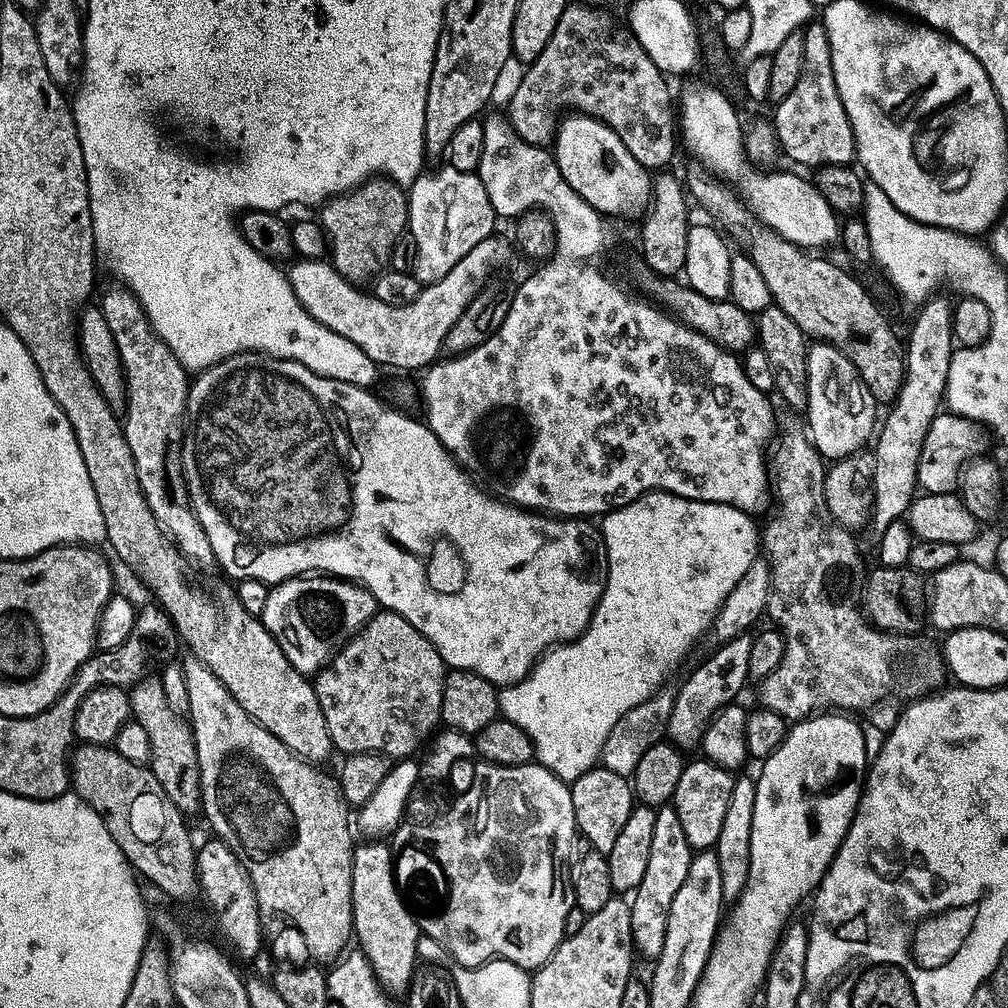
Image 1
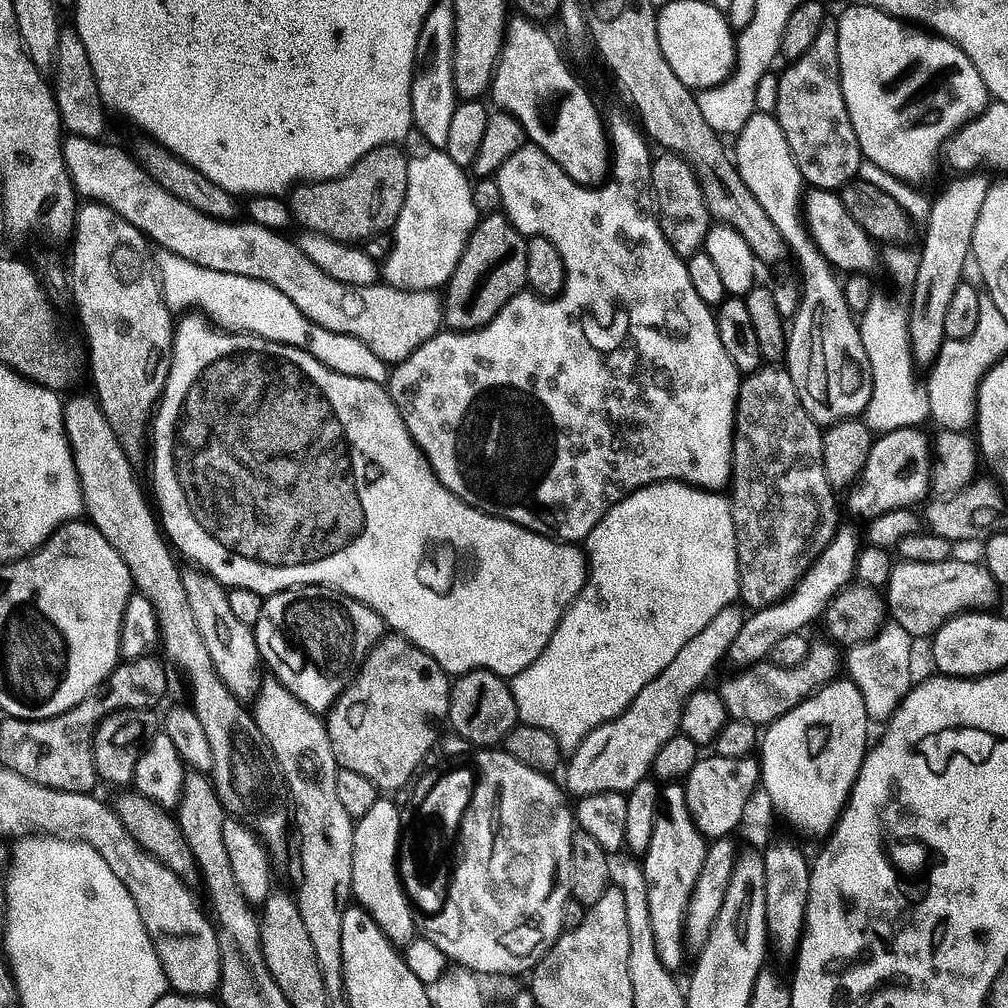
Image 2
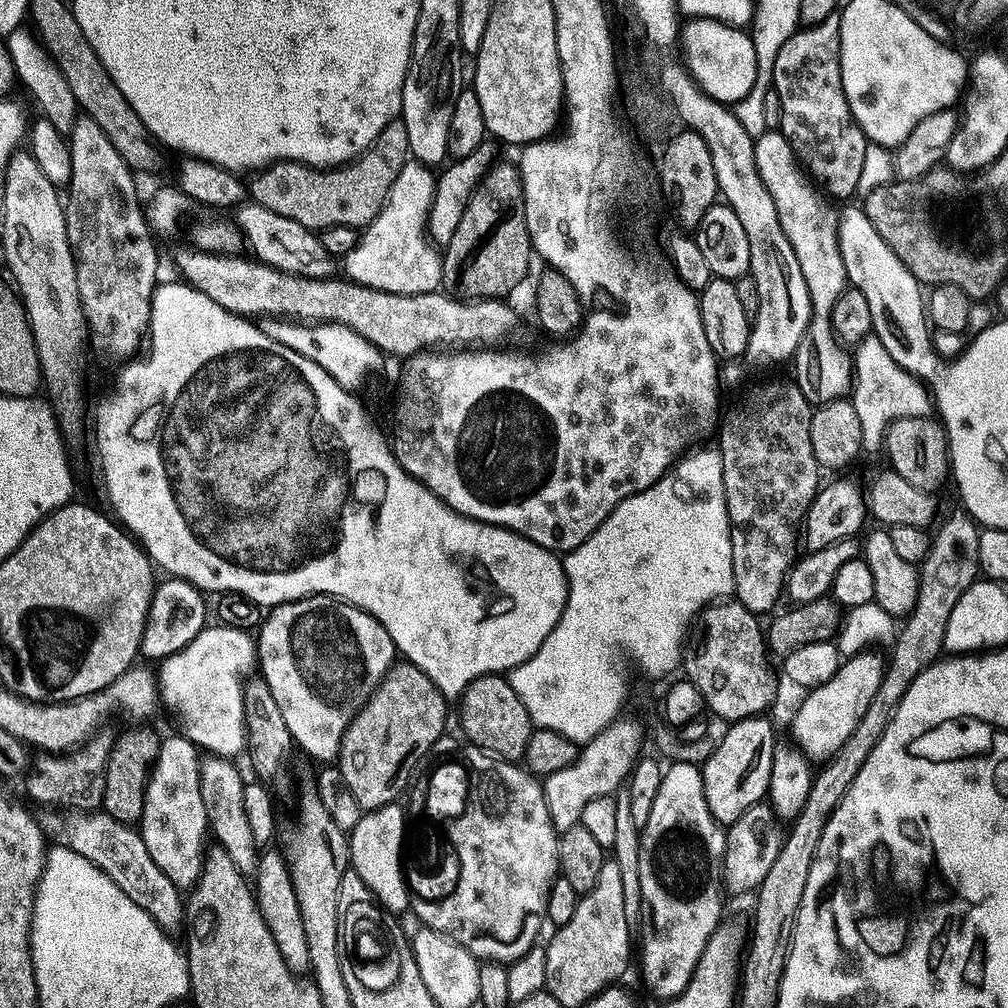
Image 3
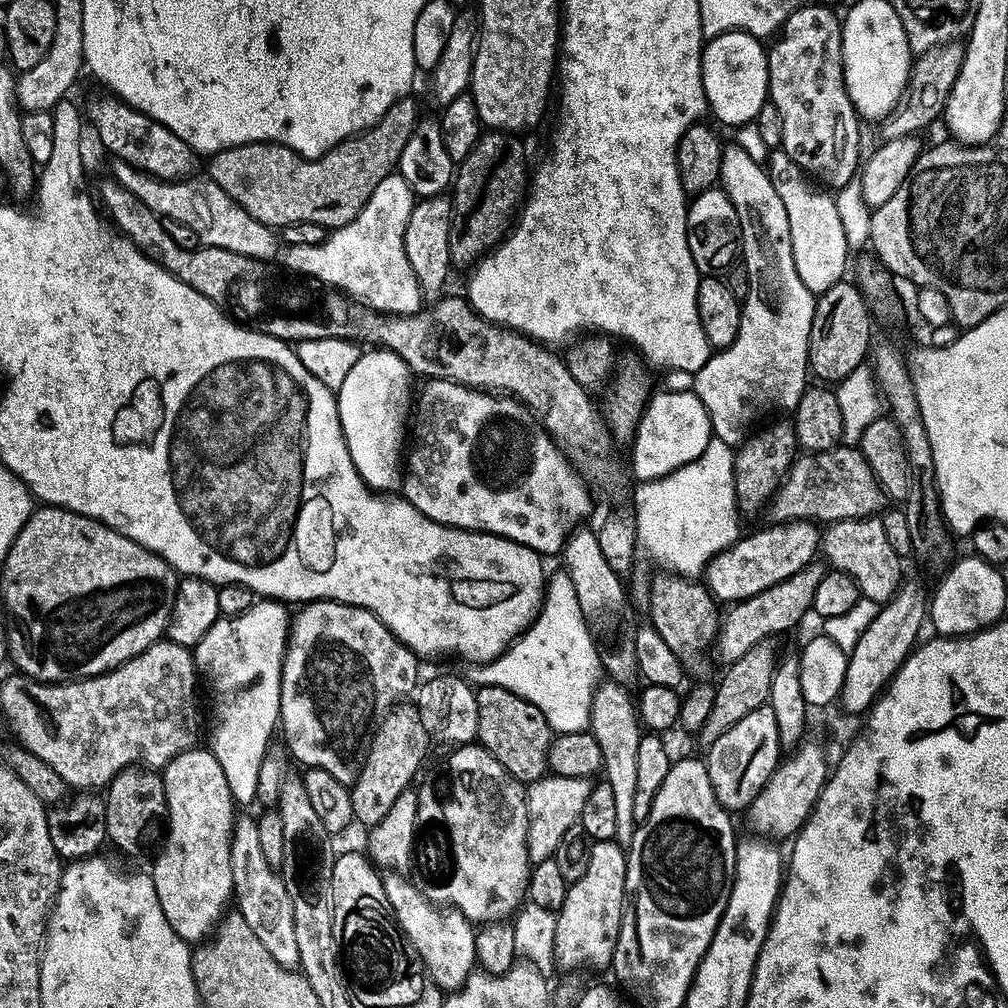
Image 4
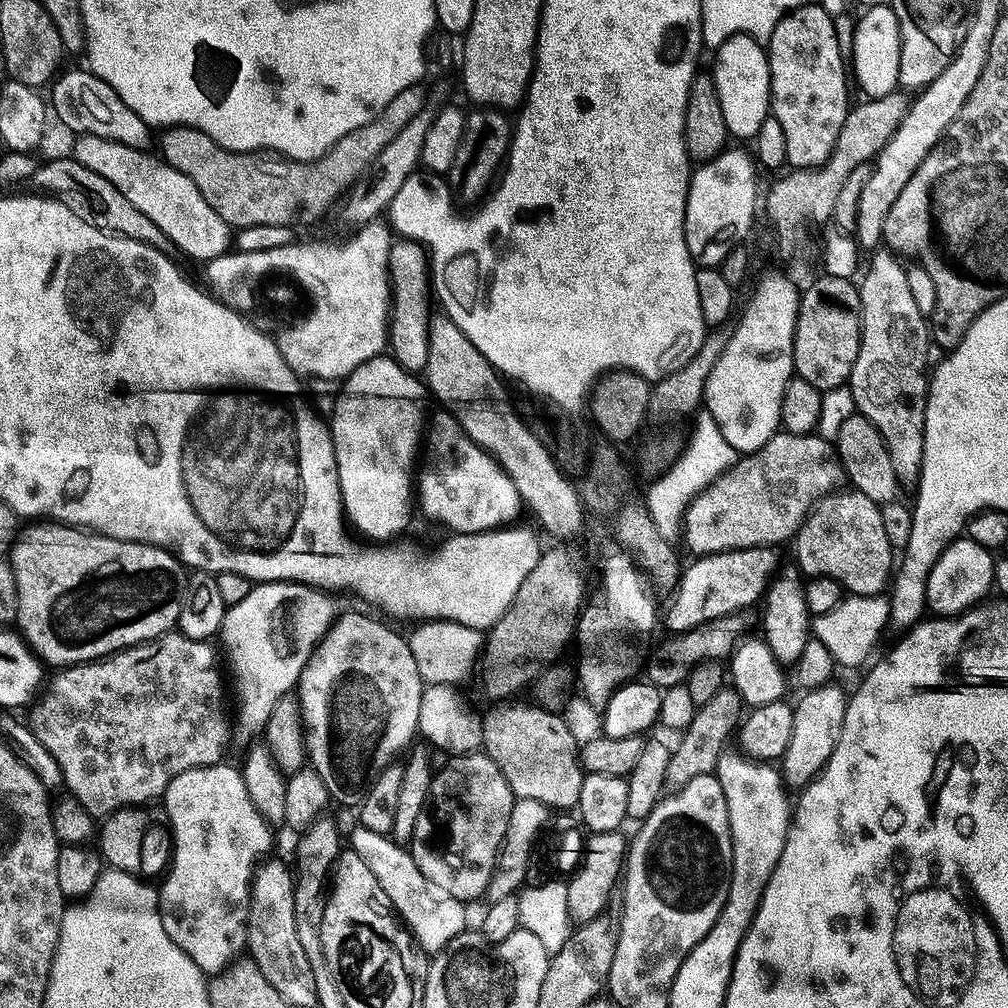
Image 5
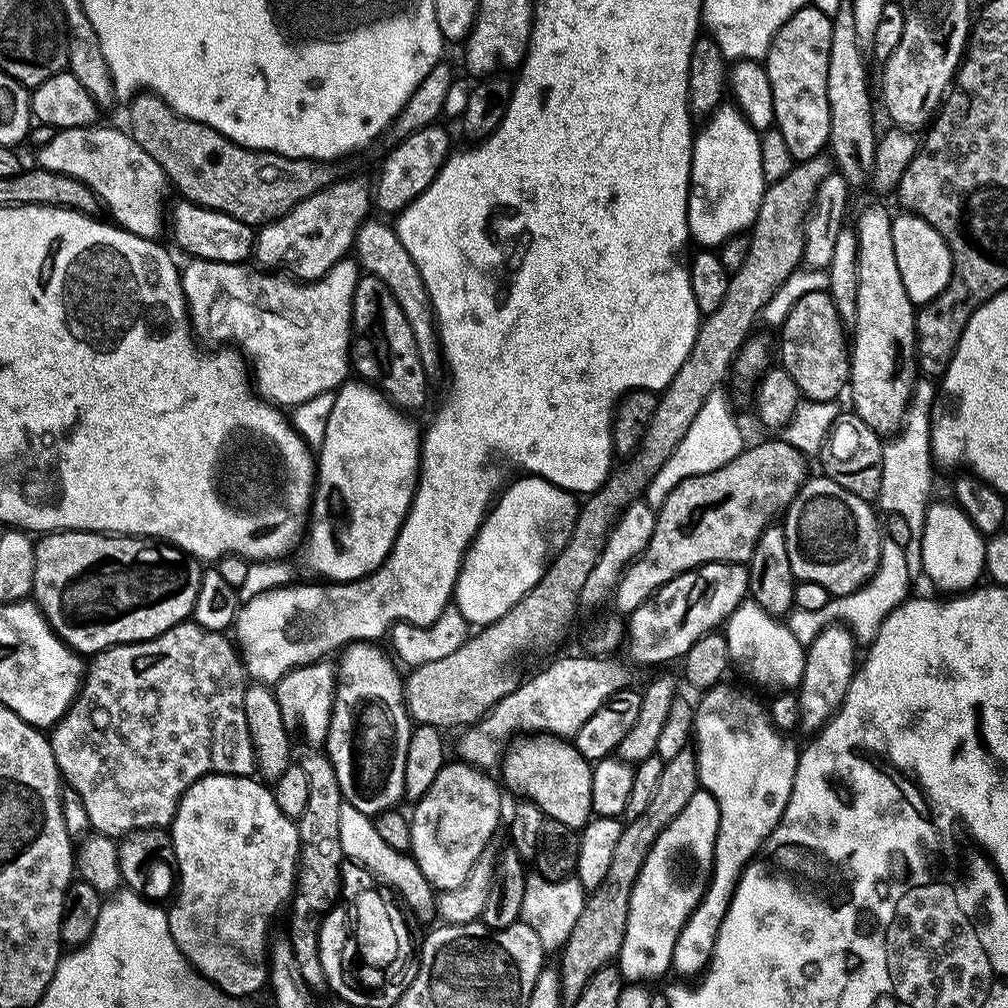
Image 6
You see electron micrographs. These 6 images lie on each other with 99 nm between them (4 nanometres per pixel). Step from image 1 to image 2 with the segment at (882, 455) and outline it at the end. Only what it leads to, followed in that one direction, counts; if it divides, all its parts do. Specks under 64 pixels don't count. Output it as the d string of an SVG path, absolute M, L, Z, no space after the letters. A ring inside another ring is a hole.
M964 174L937 198L936 204L931 205L931 216L926 223L926 238L924 248L920 250L920 264L917 278L912 285L912 304L909 309L908 335L912 343L912 357L919 367L931 367L937 360L941 348L947 341L945 322L951 299L958 286L964 282L964 268L971 259L974 227L982 214L982 206L986 202L986 194L990 187L990 180L983 174Z

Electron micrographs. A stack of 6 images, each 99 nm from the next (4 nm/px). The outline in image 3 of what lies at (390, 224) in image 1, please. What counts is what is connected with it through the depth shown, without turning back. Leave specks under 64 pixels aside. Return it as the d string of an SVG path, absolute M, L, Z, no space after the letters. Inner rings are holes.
M398 118L393 124L386 126L382 135L347 166L325 170L314 168L310 164L281 162L257 171L250 180L250 196L266 210L274 210L274 214L282 214L282 218L290 218L290 222L298 222L317 234L334 227L366 230L382 214L394 182L401 170L410 163L411 154L410 133L407 132L403 119Z

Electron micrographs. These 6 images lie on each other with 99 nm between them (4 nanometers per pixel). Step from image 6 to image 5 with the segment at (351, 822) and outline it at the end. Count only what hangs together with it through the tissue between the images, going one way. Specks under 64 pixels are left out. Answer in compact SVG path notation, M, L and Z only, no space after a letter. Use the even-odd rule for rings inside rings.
M362 826L356 828L352 834L351 849L373 871L388 898L388 903L412 933L421 951L430 956L439 955L452 944L453 940L467 931L469 927L467 905L430 882L422 874L422 870L418 869L412 854L403 845L399 845L391 837L376 834Z

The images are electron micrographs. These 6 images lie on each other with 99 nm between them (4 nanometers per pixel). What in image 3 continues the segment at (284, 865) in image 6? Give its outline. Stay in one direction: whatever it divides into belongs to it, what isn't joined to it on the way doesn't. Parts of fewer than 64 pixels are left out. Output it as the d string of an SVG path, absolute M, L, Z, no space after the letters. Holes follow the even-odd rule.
M175 735L161 743L160 757L148 784L144 819L140 821L138 831L144 837L146 850L150 850L150 858L158 862L158 868L170 882L181 890L191 890L204 869L204 858L210 847L210 829L202 798L201 749L191 744L187 736Z

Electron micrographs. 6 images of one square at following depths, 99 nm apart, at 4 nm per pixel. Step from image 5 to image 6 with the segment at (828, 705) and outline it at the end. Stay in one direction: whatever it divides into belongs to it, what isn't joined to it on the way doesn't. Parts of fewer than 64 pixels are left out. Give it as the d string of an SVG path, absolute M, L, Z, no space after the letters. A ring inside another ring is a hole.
M833 626L825 629L817 640L806 648L804 658L804 677L800 680L798 689L798 699L800 701L800 723L803 731L812 732L811 734L819 734L824 731L825 724L828 724L832 717L840 711L844 704L846 694L850 690L850 686L856 677L856 669L858 667L858 656L856 660L856 650L858 643L856 637L853 636L851 629L845 626Z

